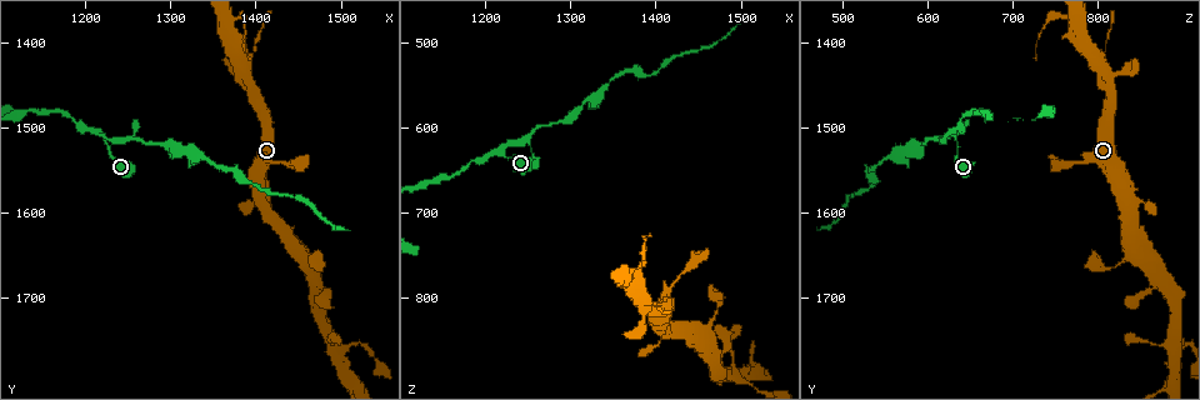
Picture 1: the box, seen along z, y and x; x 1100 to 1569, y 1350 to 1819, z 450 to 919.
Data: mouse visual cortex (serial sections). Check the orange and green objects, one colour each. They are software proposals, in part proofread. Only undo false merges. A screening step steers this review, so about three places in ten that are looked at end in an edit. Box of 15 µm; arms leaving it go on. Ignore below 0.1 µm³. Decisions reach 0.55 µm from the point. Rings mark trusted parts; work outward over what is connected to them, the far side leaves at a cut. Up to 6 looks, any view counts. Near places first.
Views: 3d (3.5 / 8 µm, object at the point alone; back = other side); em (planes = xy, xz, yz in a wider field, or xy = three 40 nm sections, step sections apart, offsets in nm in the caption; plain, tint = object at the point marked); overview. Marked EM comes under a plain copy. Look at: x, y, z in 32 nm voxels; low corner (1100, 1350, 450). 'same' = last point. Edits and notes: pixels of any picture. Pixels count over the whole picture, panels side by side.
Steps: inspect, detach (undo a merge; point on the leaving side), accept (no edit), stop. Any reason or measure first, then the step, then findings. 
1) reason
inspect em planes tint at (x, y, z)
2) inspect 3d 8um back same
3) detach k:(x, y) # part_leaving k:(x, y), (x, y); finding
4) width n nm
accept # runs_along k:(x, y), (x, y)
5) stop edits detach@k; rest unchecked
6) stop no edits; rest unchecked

inspect 3d 3.5um at (1225, 1510, 630)

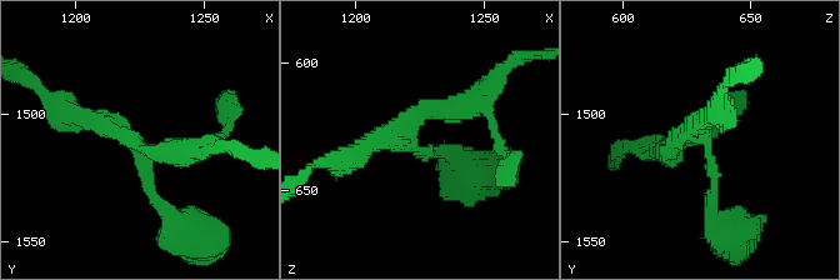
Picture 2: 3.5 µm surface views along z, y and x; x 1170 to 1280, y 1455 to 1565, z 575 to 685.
arms 3; arm_widths 150, 200, 250 nm; shape alone is not enough
inspect em xy step 5 tint at (1221, 1511, 631)

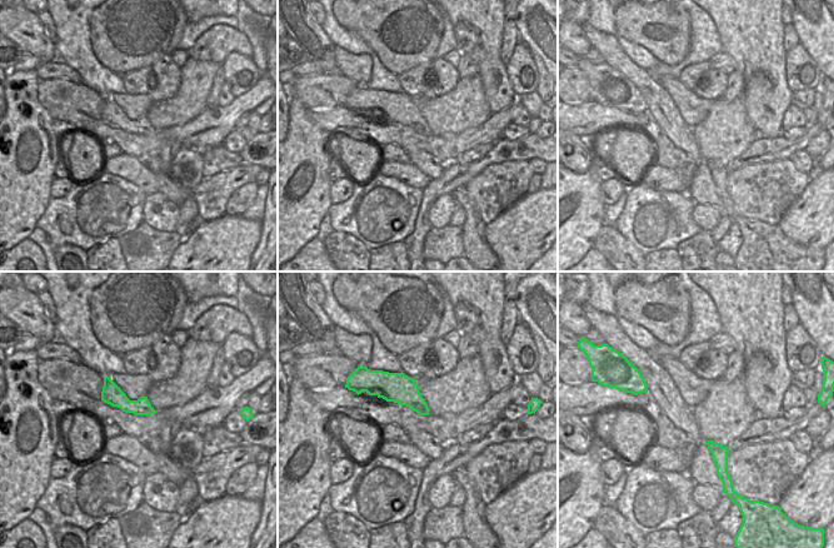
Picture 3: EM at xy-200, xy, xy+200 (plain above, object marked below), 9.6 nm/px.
accept # runs_along 3:(106, 380), (126, 405), (150, 410); one cell here

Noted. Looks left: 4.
branch point
inspect 3d 8um at (1495, 1760, 890)

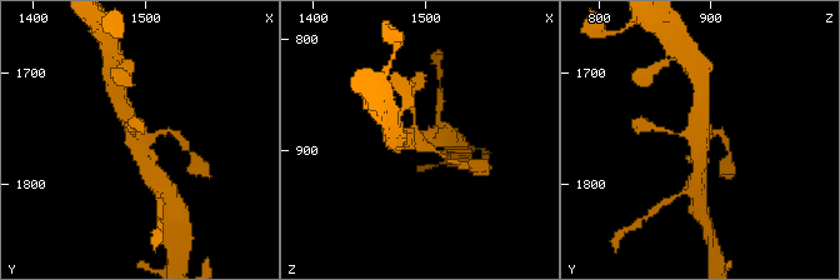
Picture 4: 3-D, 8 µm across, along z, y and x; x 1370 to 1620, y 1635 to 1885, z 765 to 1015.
now the EM
inspect em xy step 2 tint at (1494, 1758, 892)

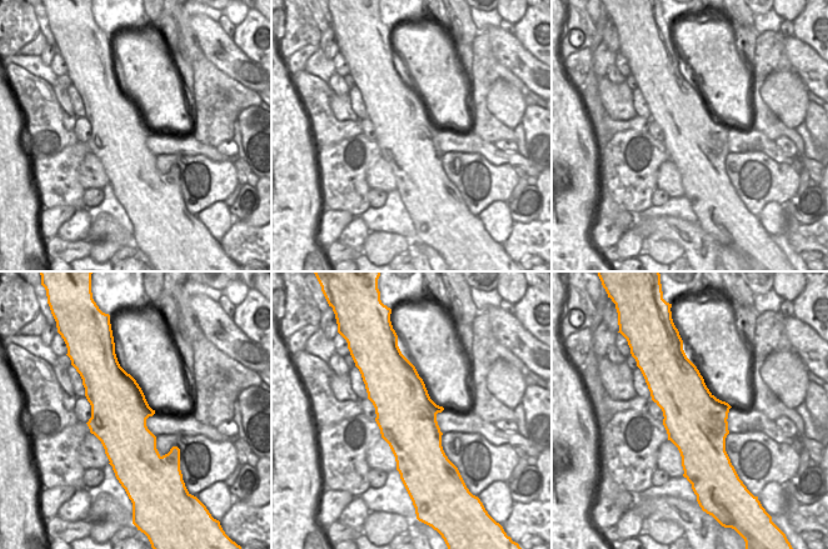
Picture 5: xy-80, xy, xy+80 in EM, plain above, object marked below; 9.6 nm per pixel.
accept # runs_along 4:(120, 105), (150, 169); all the same cell

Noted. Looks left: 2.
thin neck
inspect 3d 3.5um at (1470, 1665, 825)

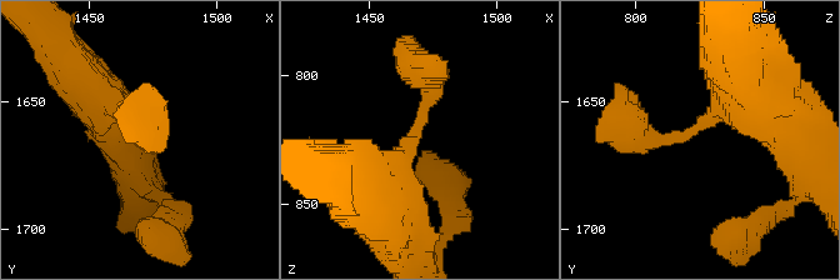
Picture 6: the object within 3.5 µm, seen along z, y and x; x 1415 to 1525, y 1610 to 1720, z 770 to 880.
arm_widths 400, 400 nm; now the EM
inspect em xy step 5 tint at (1469, 1663, 821)

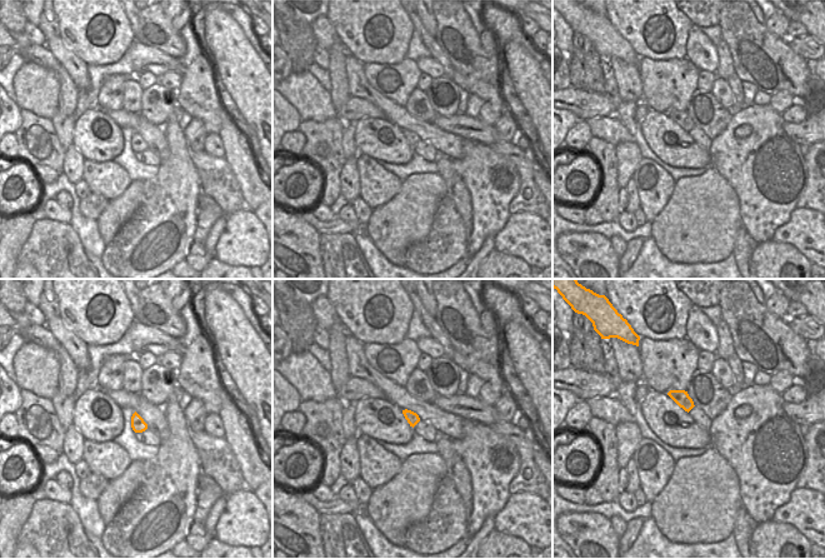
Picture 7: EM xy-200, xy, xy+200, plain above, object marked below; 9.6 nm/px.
width 120 nm
accept # runs_along 6:(369, 186), (419, 129), (430, 78), (411, 64); continuous, no second cell

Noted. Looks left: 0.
stop no edits; rest unchecked

